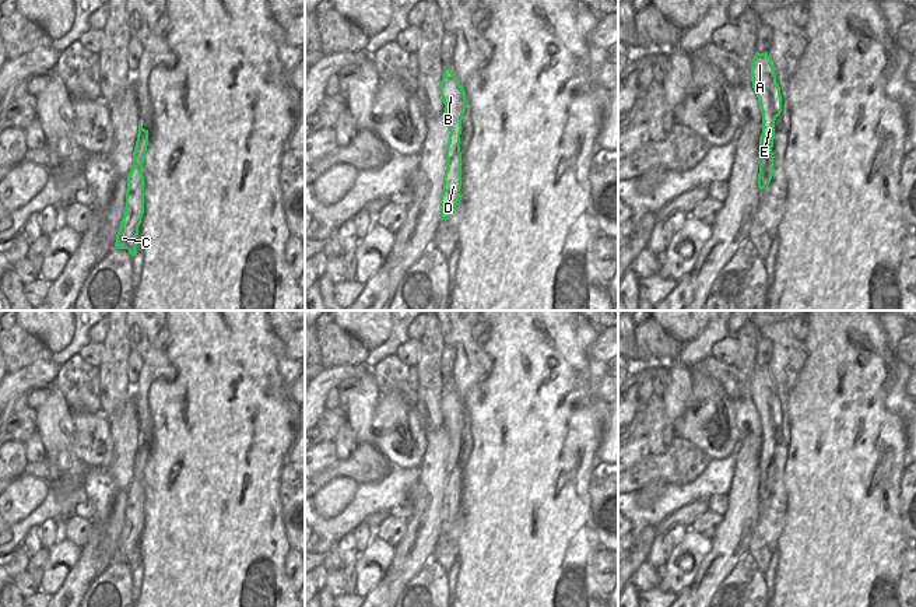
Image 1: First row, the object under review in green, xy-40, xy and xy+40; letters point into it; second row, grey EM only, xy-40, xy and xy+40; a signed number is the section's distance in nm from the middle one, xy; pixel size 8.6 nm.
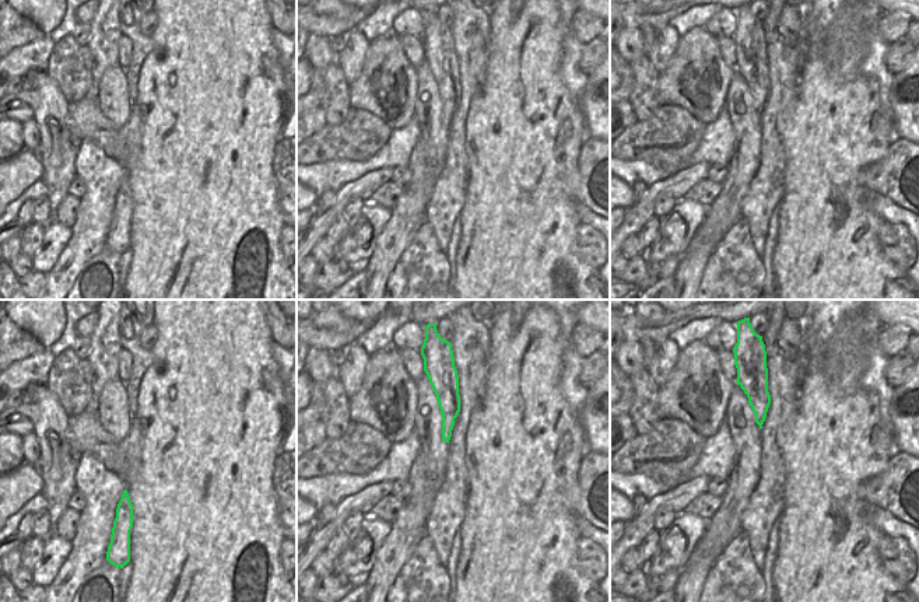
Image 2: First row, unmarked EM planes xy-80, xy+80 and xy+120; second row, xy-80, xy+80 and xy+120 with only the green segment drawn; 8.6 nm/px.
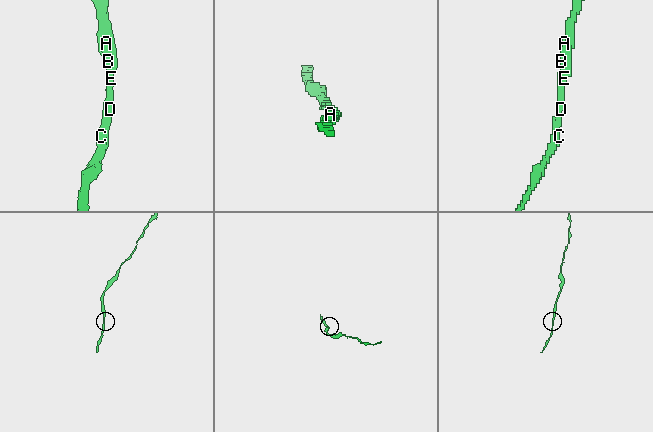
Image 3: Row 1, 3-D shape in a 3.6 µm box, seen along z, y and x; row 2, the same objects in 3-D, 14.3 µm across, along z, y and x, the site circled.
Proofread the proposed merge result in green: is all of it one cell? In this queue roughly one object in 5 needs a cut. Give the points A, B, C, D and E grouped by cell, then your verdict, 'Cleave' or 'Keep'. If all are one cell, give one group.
Groups: A B C D E. Keep.

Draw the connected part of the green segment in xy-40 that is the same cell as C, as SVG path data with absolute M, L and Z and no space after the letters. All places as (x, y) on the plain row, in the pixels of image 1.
M138 435L138 448L133 466L133 481L127 490L126 520L116 548L116 559L113 562L127 562L131 568L137 568L136 550L144 527L144 490L143 477L148 459L148 443L141 441Z

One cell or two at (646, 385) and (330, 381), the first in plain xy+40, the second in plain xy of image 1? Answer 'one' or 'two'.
two

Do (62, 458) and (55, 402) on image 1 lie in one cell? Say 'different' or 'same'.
same

